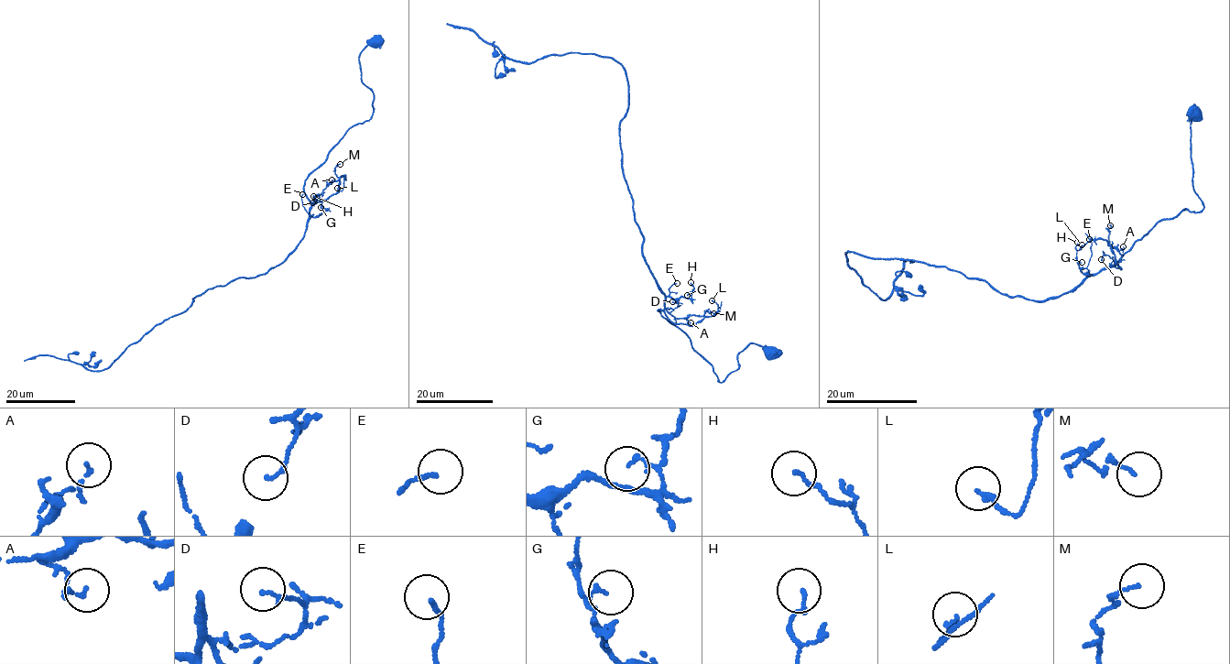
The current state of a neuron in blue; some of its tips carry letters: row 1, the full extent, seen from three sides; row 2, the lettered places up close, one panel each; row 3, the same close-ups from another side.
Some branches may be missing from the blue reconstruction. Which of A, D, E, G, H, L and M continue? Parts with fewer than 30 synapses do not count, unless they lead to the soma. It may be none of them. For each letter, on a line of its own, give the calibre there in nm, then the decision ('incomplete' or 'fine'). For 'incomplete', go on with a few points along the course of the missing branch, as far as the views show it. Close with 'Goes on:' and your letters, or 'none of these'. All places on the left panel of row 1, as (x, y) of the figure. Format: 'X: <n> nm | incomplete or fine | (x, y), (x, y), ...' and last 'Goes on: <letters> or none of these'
A: 70 nm | fine
D: 130 nm | fine
E: 130 nm | fine
G: 120 nm | fine
H: 120 nm | fine
L: 150 nm | fine
M: 100 nm | fine
Goes on: none of these

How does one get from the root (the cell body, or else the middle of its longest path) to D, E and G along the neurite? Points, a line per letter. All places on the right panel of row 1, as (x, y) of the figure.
D: (1193, 114), (1192, 188), (1203, 208), (1196, 212), (1184, 208), (1162, 218), (1115, 266), (1107, 255), (1101, 259)
E: (1193, 114), (1192, 188), (1203, 208), (1162, 218), (1094, 275), (1087, 268), (1089, 239)
G: (1193, 114), (1192, 188), (1203, 208), (1162, 218), (1094, 275), (1081, 271), (1082, 262)

